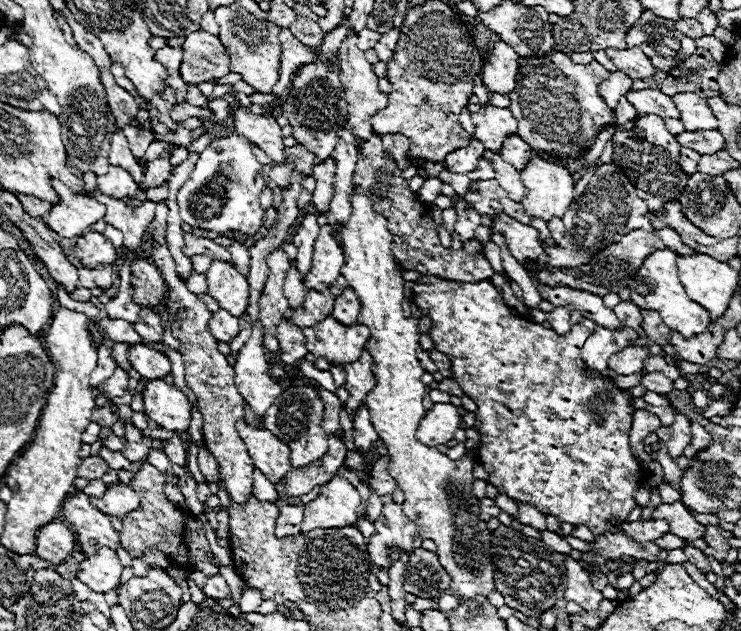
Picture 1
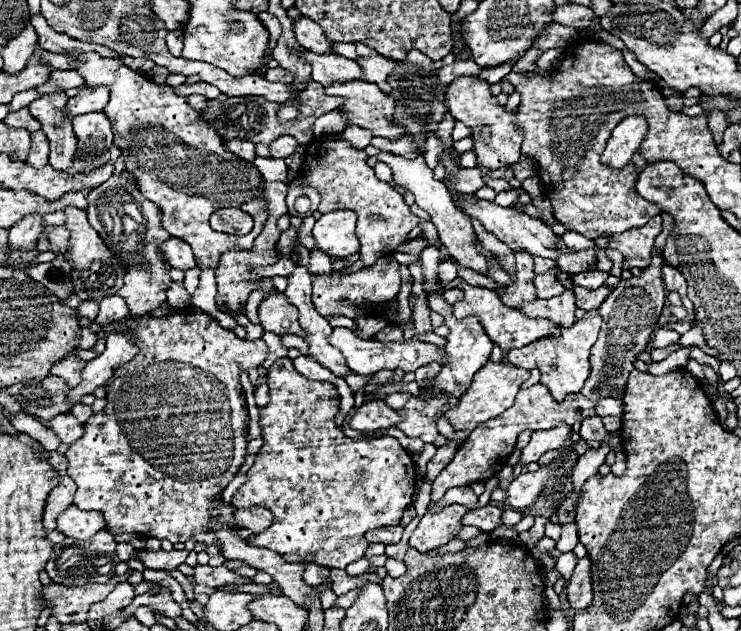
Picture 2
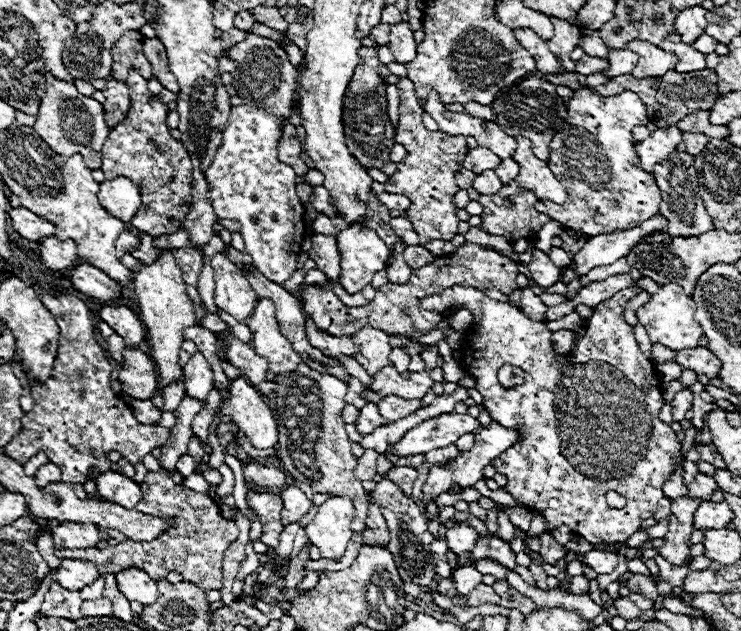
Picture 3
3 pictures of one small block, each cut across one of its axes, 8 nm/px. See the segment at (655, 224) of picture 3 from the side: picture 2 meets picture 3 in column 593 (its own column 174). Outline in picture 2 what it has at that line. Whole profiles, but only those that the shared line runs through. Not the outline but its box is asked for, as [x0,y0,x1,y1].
[158,238,196,270]

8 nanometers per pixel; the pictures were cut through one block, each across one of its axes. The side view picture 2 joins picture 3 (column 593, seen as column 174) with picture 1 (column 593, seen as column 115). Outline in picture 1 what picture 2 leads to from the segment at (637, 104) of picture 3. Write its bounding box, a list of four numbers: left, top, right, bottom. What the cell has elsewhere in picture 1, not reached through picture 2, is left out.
[510,52,614,174]

